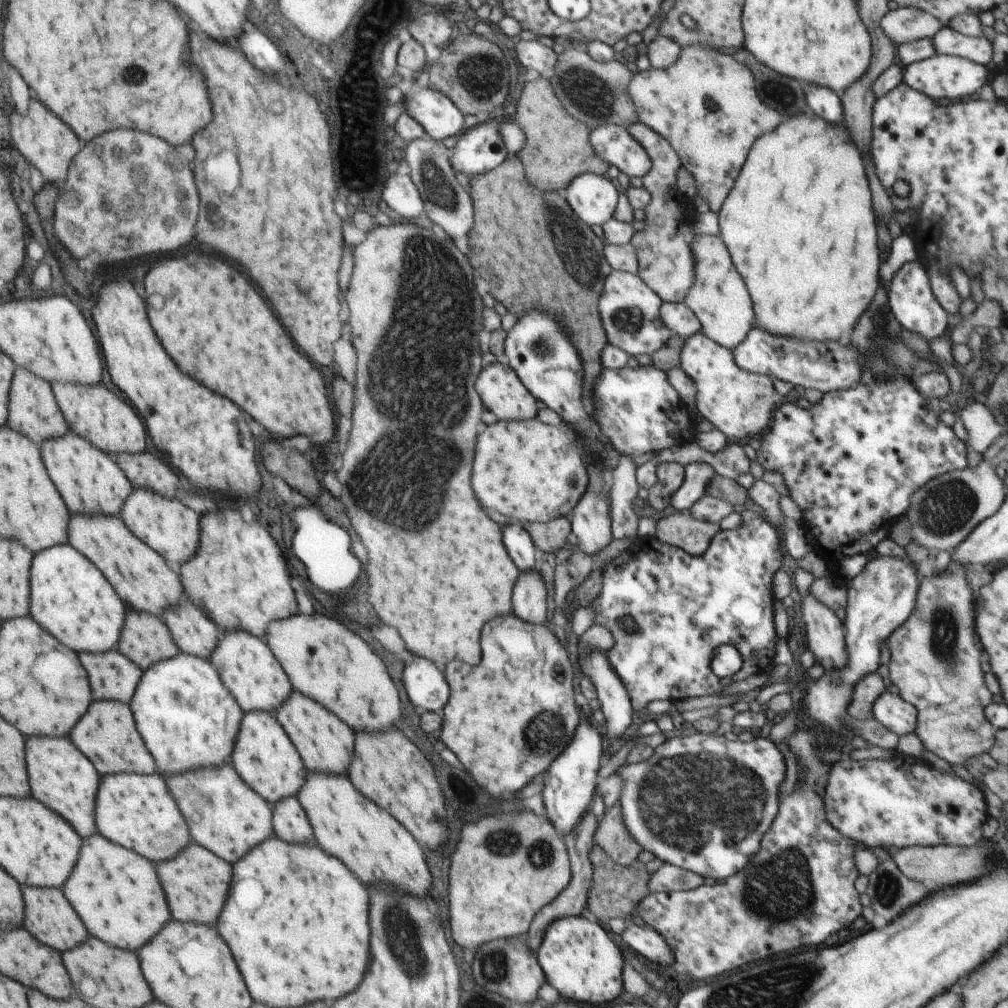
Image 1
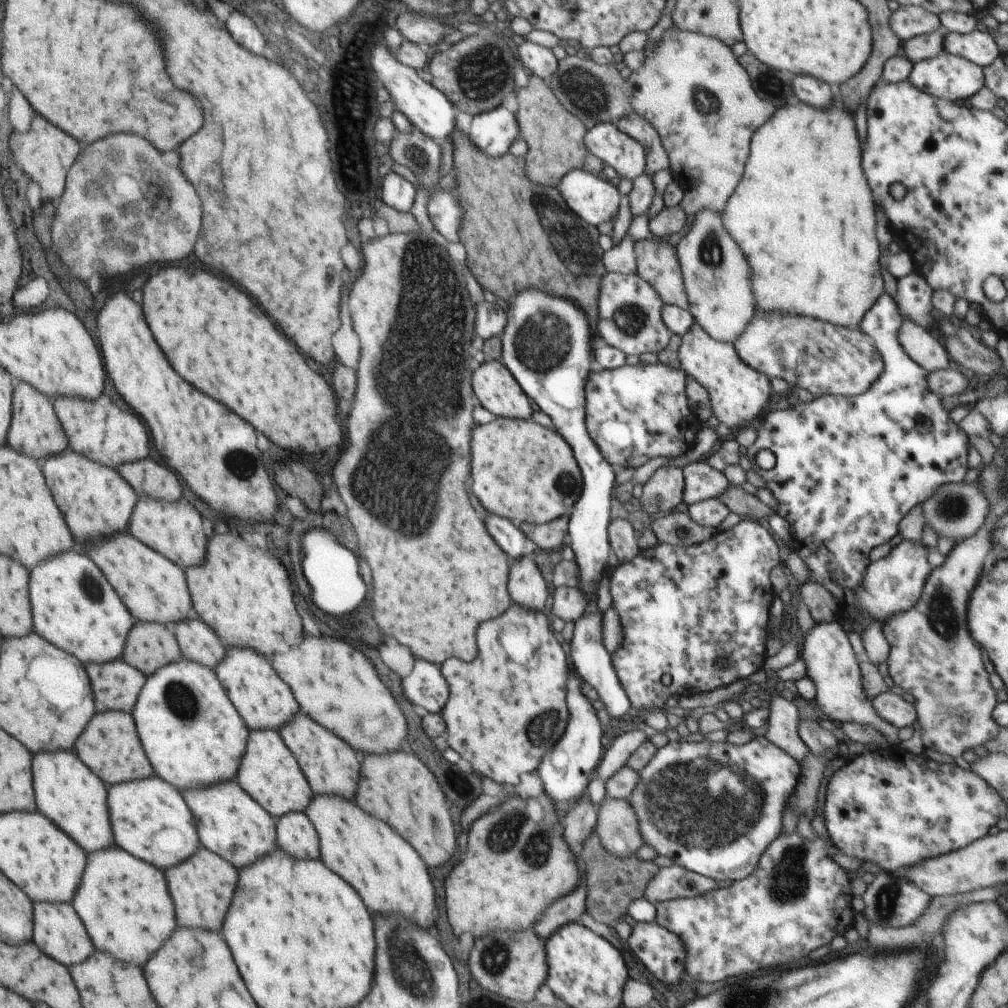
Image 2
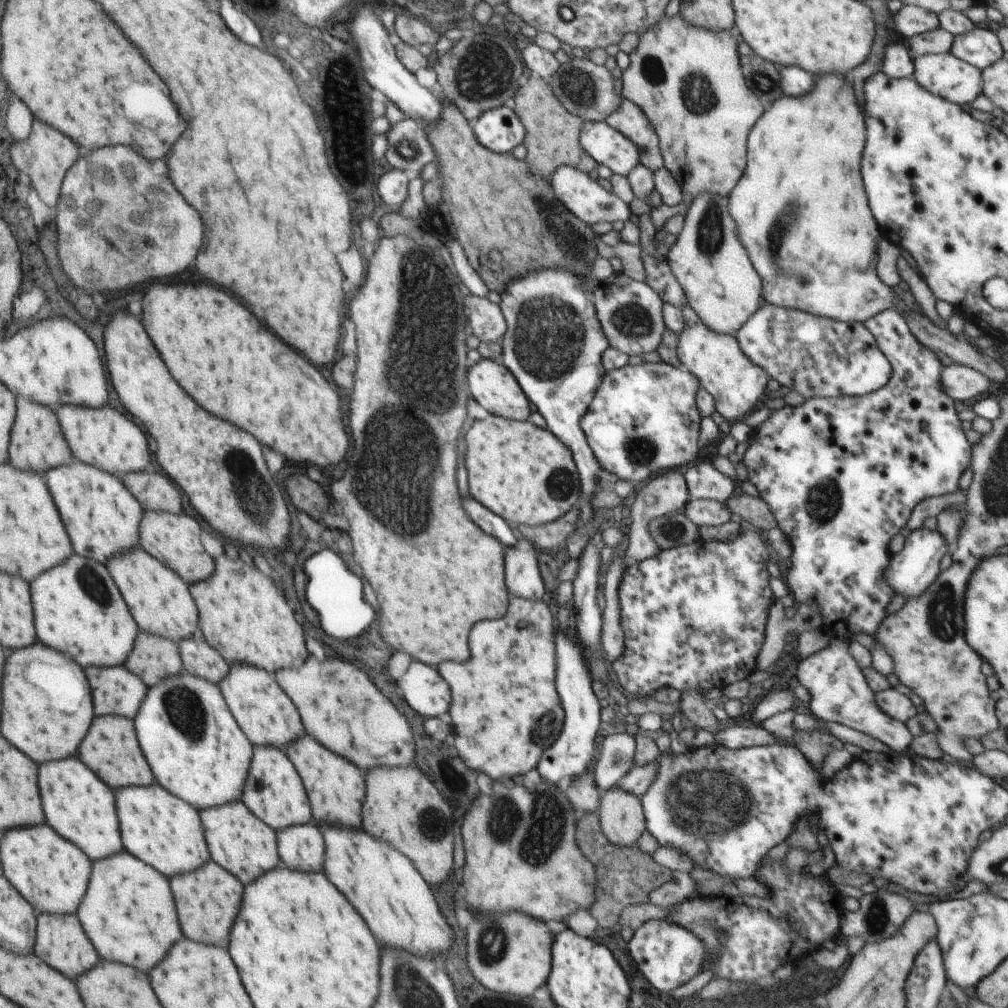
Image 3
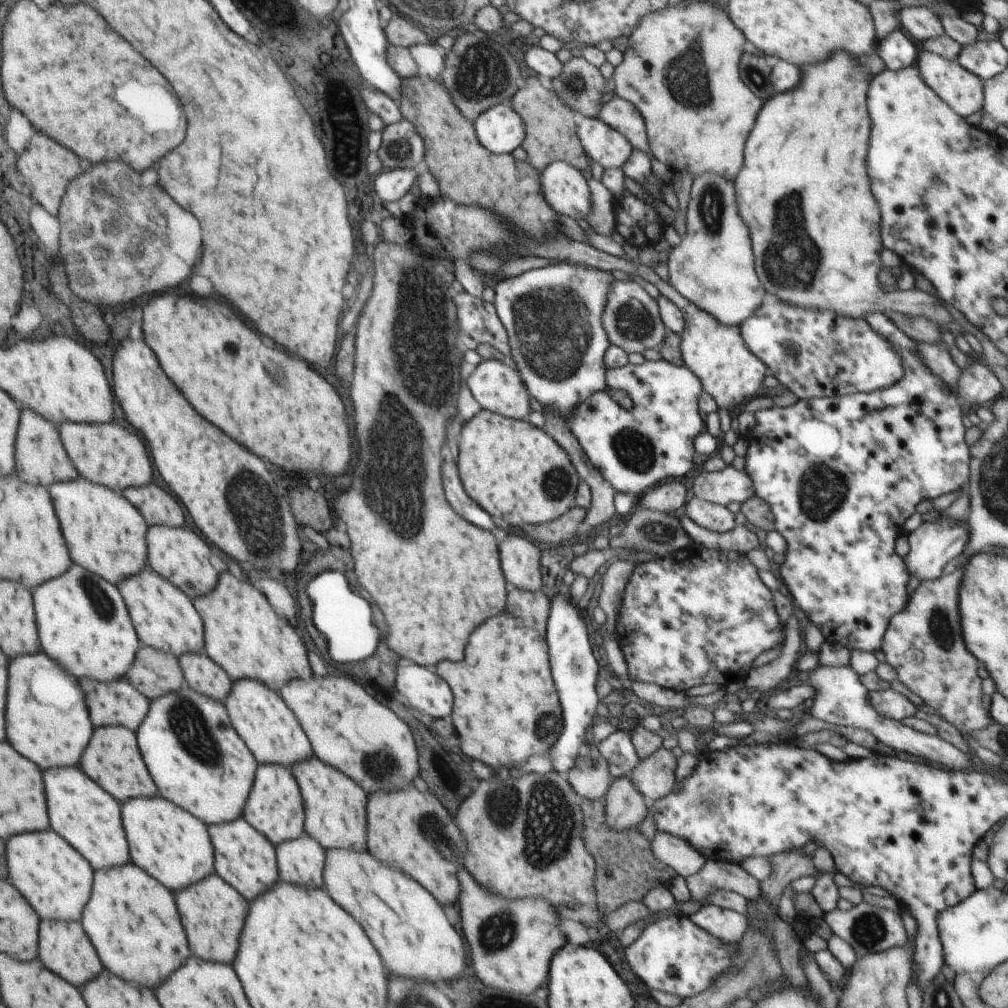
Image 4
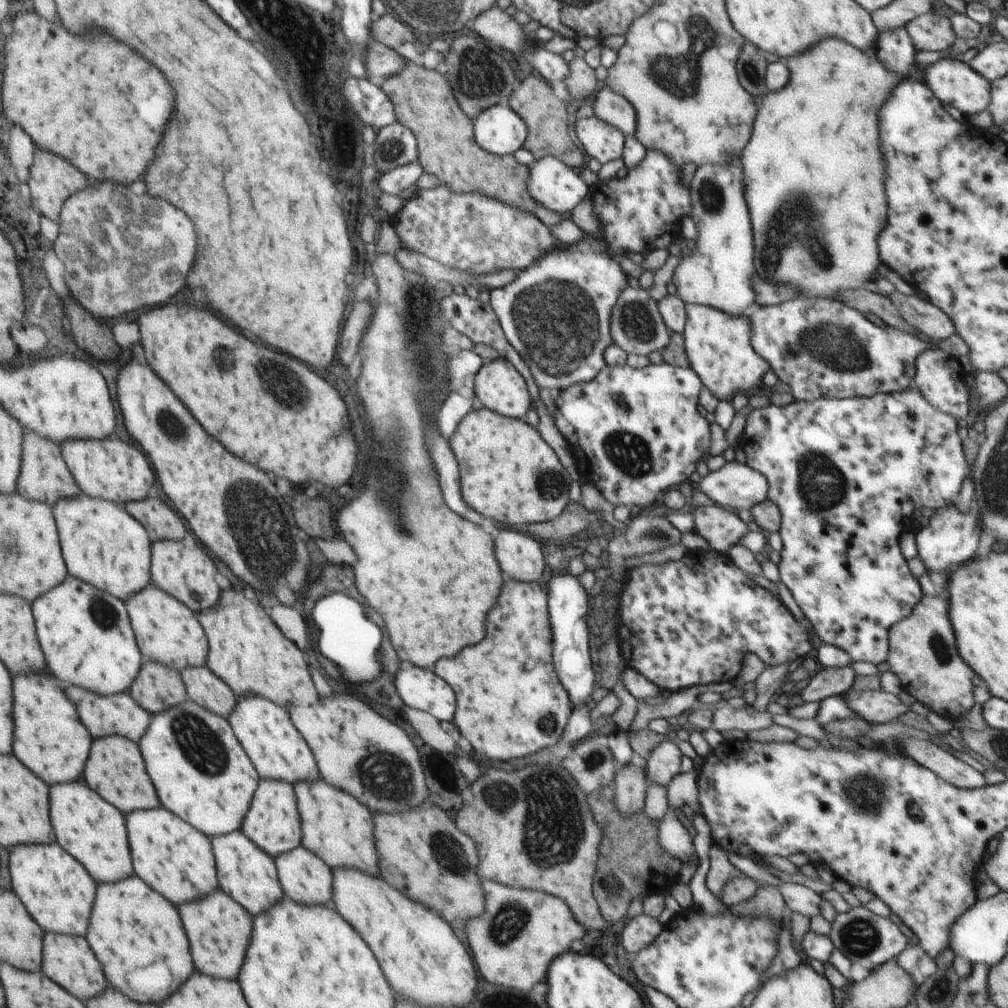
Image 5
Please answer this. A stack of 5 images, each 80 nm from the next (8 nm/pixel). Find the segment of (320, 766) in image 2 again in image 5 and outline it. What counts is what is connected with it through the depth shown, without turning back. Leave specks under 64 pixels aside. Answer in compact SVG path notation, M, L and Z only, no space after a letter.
M322 778L312 783L296 783L294 790L303 830L300 846L312 854L318 854L317 857L324 860L332 870L352 868L368 876L380 876L372 813L356 797L338 791Z

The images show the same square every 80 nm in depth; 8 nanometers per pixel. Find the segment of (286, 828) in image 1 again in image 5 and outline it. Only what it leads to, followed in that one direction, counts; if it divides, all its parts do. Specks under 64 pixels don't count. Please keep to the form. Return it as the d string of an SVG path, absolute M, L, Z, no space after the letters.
M298 846L275 860L281 887L290 900L306 906L330 906L332 872L312 852Z

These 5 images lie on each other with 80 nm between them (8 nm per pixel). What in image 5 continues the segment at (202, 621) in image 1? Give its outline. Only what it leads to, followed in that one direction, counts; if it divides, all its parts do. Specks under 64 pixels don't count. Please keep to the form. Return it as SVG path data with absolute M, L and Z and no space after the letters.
M206 666L188 667L180 673L187 696L193 703L228 720L238 698L223 680Z

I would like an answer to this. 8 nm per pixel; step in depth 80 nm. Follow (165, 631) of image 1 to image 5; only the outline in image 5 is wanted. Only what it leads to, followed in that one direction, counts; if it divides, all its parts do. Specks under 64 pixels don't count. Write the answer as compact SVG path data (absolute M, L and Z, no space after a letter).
M146 660L128 693L151 716L162 714L188 698L180 672Z

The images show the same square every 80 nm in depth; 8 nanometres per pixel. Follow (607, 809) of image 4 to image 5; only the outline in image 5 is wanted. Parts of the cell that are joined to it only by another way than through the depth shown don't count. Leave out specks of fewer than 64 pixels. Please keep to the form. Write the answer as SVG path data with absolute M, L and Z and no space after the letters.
M628 763L617 769L613 785L614 802L624 818L630 818L644 808L644 798L648 786L649 778L645 766Z

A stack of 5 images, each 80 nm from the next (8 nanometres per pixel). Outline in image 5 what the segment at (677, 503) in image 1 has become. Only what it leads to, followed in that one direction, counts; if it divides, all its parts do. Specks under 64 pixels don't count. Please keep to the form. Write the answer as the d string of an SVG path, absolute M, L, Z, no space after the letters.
M735 459L726 461L718 471L710 472L704 479L695 478L689 488L699 488L707 494L716 504L730 506L732 510L751 510L758 503L768 500L769 482L767 478L757 470L751 468L748 463L740 463Z

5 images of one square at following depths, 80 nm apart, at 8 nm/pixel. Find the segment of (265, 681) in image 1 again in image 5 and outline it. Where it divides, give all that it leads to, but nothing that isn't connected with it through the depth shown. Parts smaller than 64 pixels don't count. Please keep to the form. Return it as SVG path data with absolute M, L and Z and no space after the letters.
M242 697L237 700L236 708L231 712L228 722L255 766L260 781L286 781L294 786L296 783L312 783L321 778L308 743L296 730L285 708L262 697Z

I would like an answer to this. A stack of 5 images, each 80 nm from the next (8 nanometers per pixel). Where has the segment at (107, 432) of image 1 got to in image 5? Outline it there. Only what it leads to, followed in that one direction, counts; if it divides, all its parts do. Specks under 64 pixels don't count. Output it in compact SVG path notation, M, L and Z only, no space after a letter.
M118 436L106 441L65 441L60 447L67 467L84 495L124 506L148 499L148 492L156 482L154 472L142 452Z

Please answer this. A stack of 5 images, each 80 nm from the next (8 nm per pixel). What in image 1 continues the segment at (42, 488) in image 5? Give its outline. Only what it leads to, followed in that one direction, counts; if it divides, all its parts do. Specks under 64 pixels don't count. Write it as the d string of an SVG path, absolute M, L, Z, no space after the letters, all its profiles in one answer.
M16 367L11 380L7 424L13 431L28 437L38 446L45 441L63 437L69 430L67 419L55 399L54 389L51 385L33 375L29 370L20 367Z

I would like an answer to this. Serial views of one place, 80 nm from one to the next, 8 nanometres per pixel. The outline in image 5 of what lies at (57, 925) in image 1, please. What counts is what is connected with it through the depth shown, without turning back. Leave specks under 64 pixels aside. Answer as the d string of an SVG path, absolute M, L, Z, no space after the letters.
M44 933L42 972L60 988L74 998L78 998L79 1001L83 1001L84 1004L90 1001L90 998L103 995L109 985L98 957L91 948L90 942L84 937Z

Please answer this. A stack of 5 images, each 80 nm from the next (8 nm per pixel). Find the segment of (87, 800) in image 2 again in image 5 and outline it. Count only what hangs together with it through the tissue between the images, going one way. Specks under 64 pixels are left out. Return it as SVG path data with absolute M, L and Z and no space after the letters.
M60 784L60 788L52 788L52 820L56 820L56 840L64 844L67 850L80 864L84 865L88 874L95 879L96 884L120 883L132 874L132 860L130 860L130 838L127 836L127 823L124 824L122 814L116 806L107 803L103 797L90 790L86 784Z

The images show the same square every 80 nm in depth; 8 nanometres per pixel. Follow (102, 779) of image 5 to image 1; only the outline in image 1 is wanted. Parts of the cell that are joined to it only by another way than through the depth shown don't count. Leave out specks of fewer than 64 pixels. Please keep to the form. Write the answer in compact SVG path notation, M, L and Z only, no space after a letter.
M102 701L91 704L92 710L87 712L88 720L72 732L70 740L76 740L76 748L88 756L100 776L132 773L135 775L151 775L157 772L155 759L147 748L138 725L135 723L131 707L116 701Z

